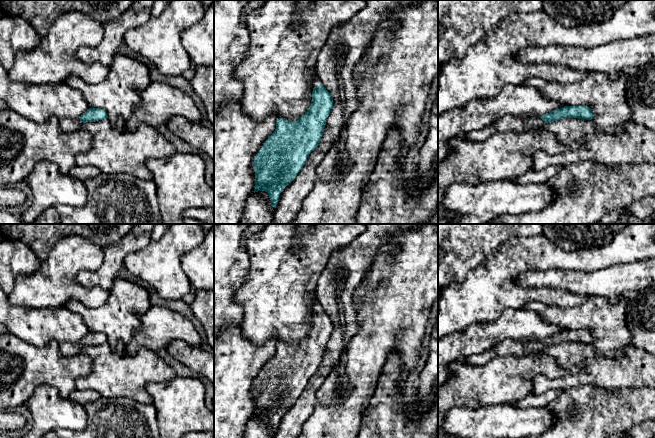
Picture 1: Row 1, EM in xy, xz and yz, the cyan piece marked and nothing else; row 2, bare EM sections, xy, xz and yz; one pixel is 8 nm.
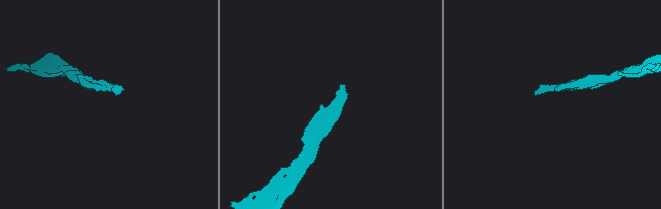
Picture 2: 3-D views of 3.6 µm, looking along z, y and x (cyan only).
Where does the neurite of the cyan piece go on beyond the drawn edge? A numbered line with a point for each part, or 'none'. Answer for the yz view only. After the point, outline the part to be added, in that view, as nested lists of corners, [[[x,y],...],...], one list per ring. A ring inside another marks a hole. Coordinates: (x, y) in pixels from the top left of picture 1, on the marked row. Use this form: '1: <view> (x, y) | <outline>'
1: yz (508, 123) | [[[506,115],[487,127],[462,134],[459,138],[470,141],[485,141],[495,133],[523,133],[529,130],[540,130],[544,128],[544,124],[545,122],[540,117],[532,119],[531,117],[520,118]]]

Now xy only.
1: xy (67, 125) | [[[60,119],[60,127],[64,132],[74,132],[82,128],[83,122],[77,119]]]

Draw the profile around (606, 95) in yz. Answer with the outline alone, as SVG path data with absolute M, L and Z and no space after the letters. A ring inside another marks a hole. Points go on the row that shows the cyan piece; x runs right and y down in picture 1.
M589 72L581 81L574 83L560 83L546 81L535 77L524 82L525 85L536 88L547 99L559 102L565 106L585 105L592 109L596 130L604 133L622 131L631 123L632 110L626 98L628 76L620 72L615 76L604 73Z

